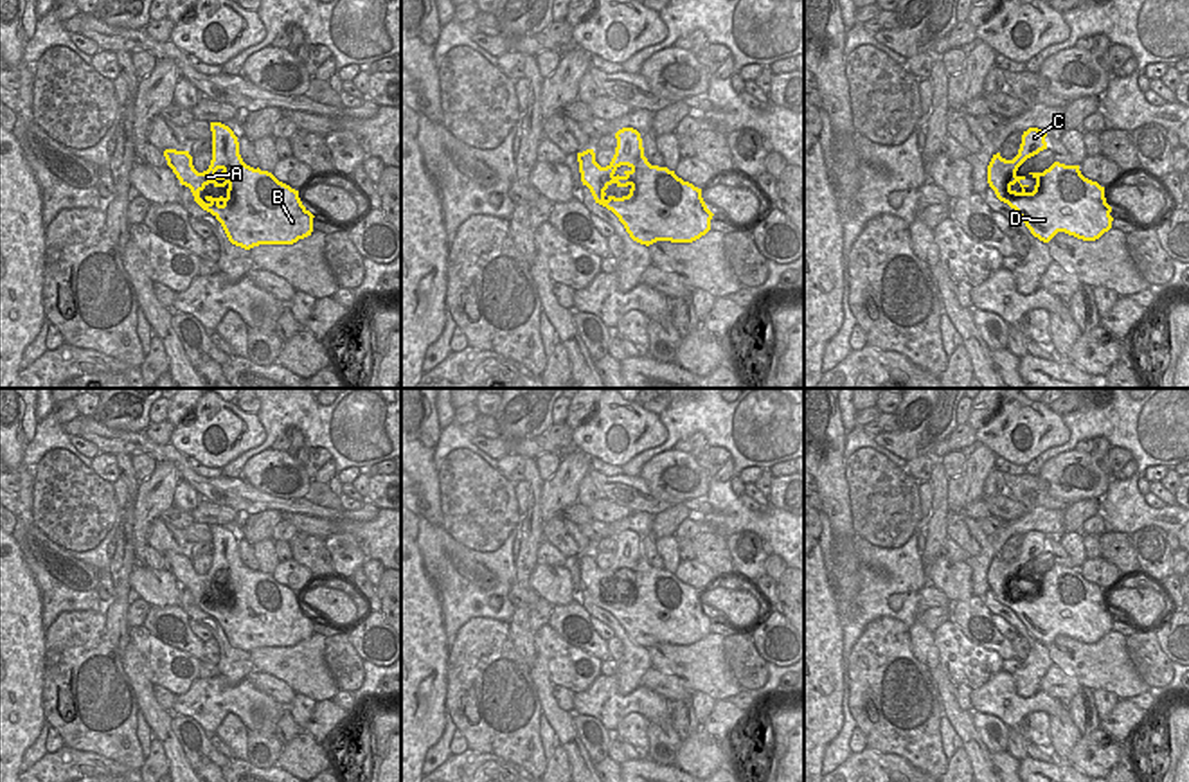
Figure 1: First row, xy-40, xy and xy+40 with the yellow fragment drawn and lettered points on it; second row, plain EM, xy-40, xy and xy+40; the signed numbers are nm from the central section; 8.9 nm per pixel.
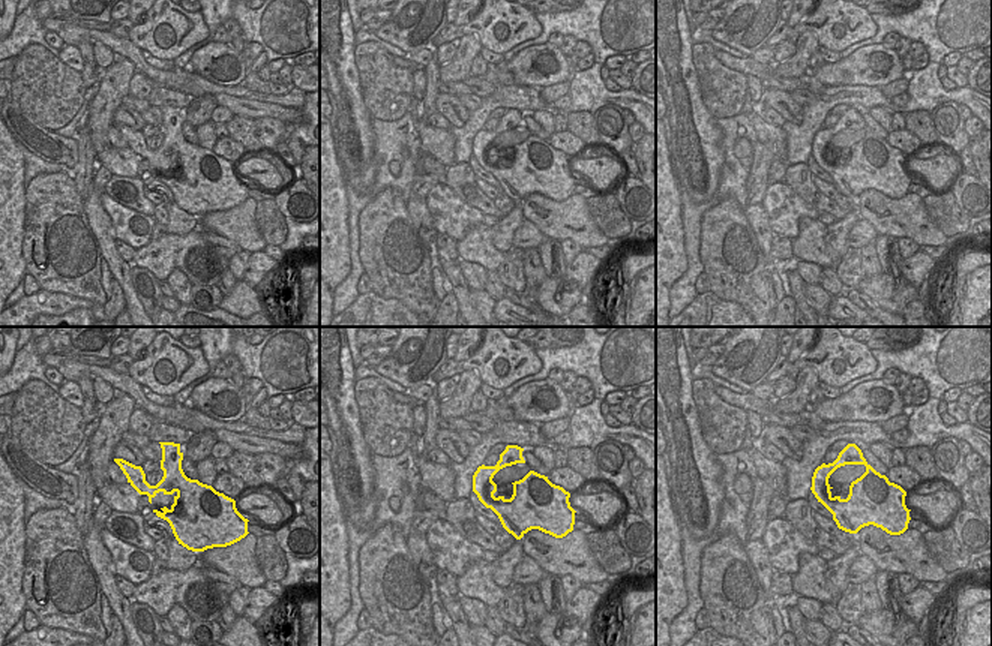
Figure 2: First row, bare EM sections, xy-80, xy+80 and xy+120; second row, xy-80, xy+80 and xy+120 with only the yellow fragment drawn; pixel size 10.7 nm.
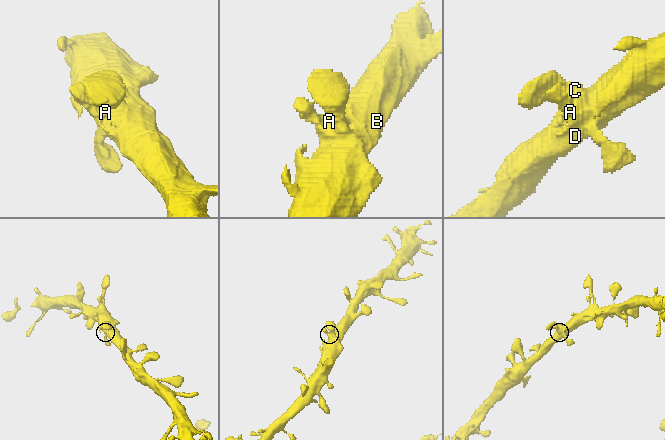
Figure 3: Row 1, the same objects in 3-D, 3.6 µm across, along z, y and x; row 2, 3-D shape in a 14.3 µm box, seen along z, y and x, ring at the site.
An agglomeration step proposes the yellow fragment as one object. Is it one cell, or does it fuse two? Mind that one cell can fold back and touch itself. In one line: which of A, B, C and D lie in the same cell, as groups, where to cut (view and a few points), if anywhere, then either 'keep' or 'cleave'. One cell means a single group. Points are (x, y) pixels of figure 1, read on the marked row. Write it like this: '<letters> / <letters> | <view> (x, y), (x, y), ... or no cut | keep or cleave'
A B C D | no cut | keep

